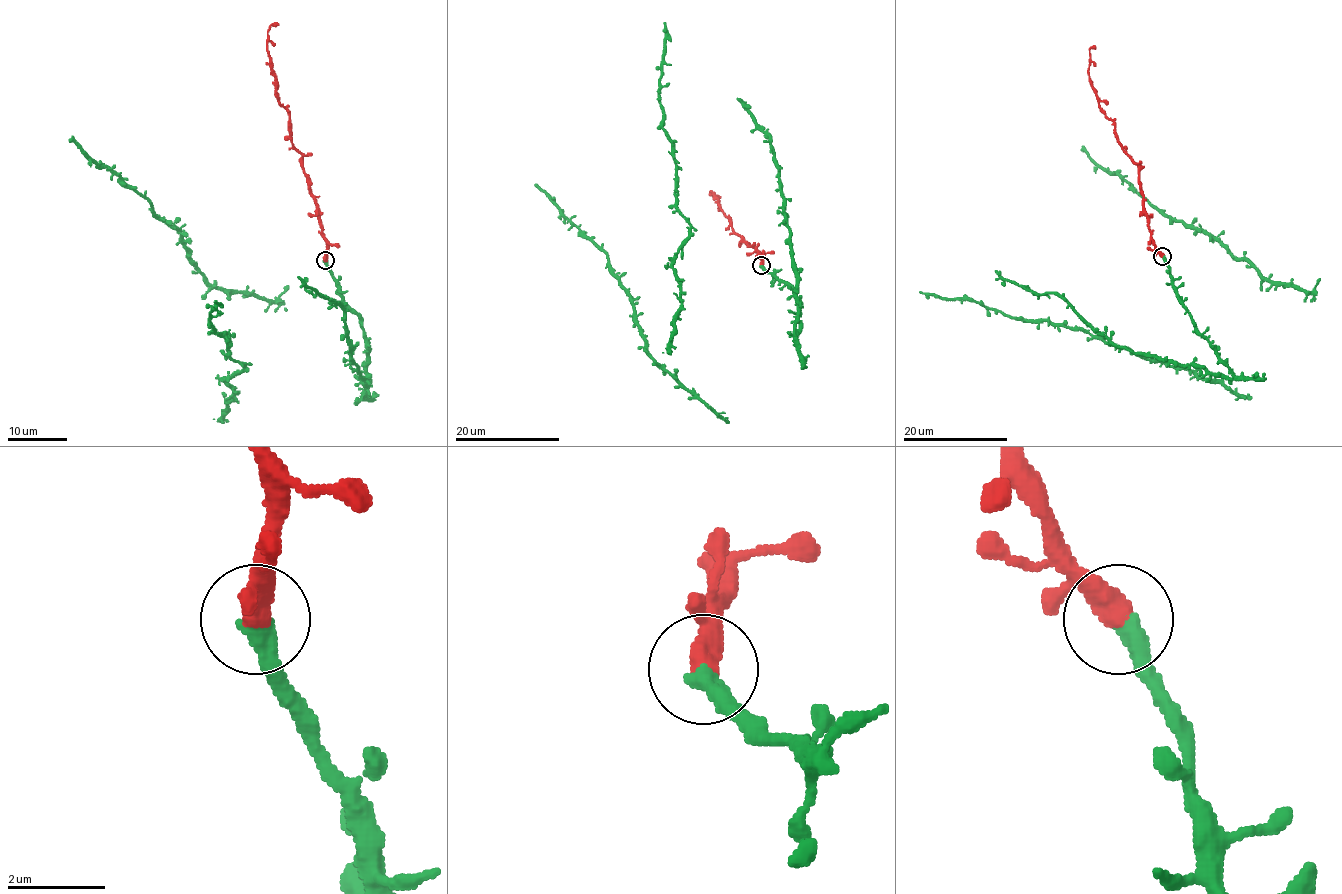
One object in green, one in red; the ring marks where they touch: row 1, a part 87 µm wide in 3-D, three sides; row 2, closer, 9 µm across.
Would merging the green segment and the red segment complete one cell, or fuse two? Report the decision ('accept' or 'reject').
accept

